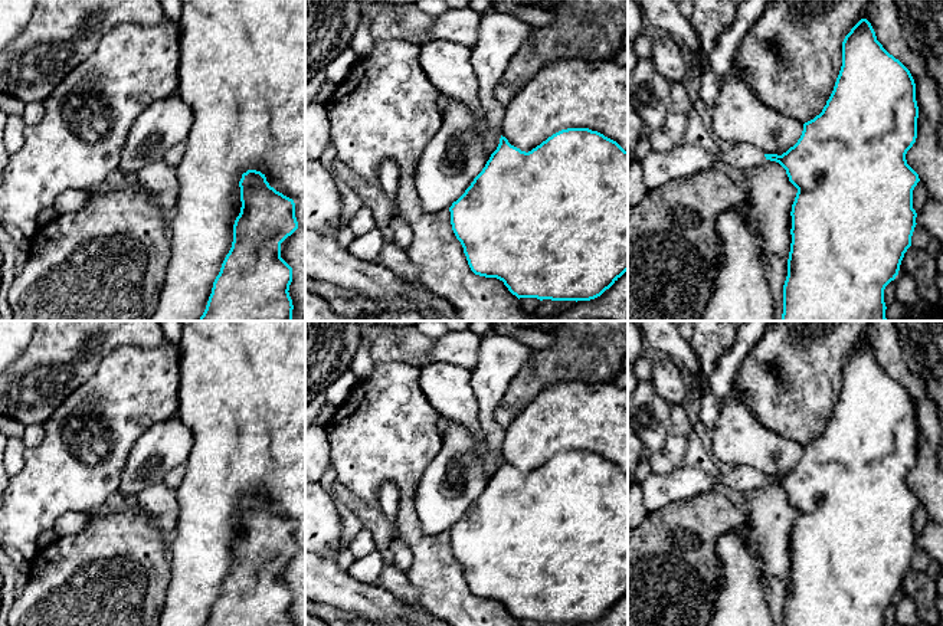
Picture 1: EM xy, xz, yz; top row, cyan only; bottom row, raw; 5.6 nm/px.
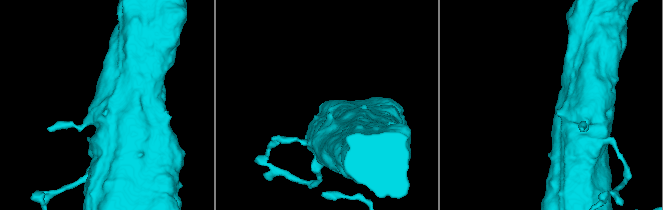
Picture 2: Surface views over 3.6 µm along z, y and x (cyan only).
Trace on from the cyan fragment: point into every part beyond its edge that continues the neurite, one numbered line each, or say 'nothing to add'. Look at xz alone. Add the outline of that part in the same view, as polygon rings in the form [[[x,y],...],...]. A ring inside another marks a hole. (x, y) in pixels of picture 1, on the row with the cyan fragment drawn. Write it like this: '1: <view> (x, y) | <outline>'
nothing to add

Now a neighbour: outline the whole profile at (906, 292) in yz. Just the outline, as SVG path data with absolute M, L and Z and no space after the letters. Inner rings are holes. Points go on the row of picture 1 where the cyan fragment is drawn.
M898 273L895 281L895 301L908 308L906 317L911 318L913 321L923 321L927 312L931 309L931 305L919 296L914 279L907 273Z

